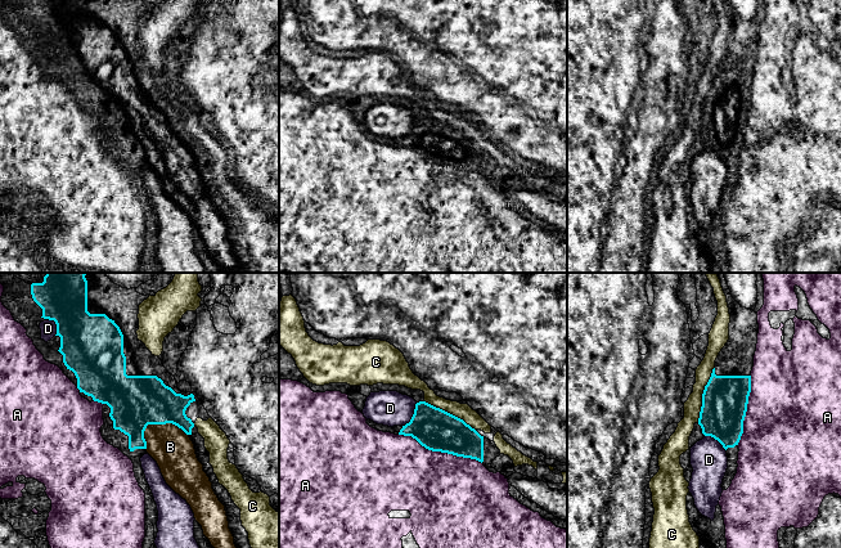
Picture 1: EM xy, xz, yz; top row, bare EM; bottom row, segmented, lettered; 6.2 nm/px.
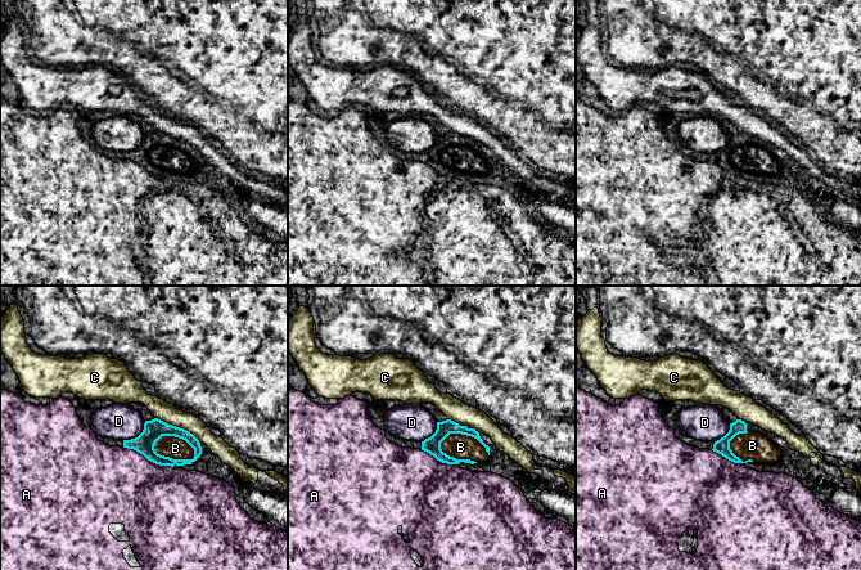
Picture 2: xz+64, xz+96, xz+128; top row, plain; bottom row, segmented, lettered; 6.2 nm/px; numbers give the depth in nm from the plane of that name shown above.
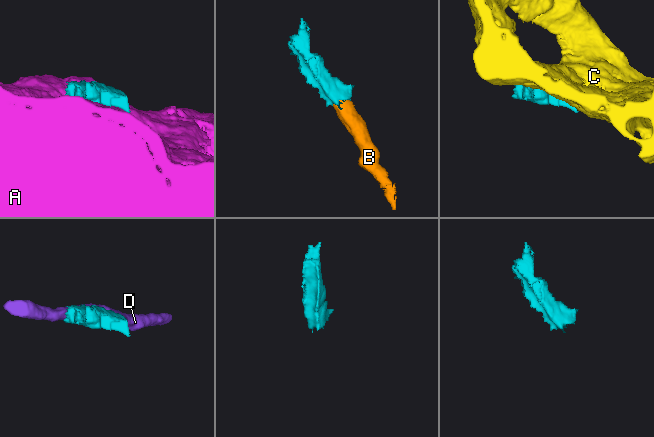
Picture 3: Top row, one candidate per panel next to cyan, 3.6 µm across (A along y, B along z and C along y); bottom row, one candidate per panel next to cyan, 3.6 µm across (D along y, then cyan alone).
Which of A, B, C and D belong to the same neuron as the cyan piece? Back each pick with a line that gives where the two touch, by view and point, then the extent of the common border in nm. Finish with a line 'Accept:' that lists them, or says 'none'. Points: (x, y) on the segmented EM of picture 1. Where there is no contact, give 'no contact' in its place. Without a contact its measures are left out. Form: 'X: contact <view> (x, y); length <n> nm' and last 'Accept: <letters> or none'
B: contact xy (165, 423); length 280 nm
Accept: B

